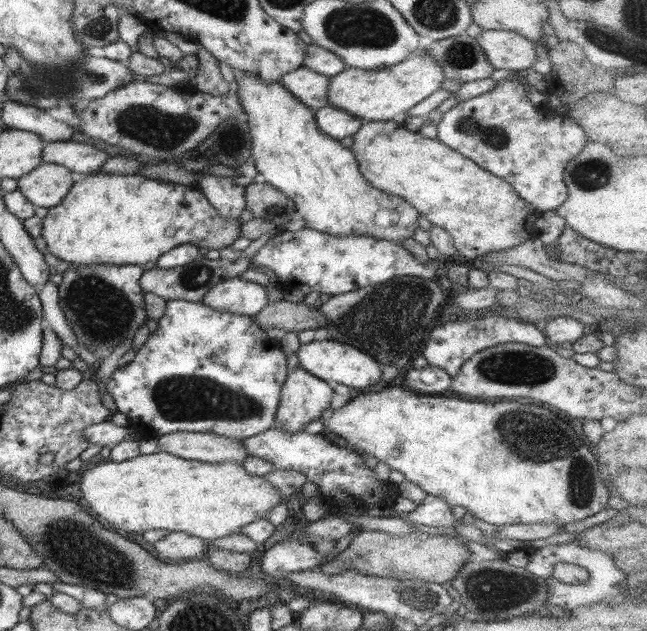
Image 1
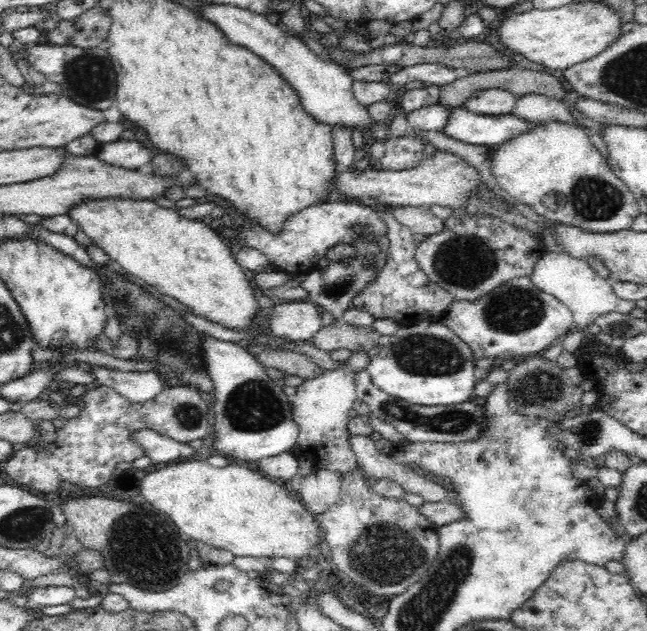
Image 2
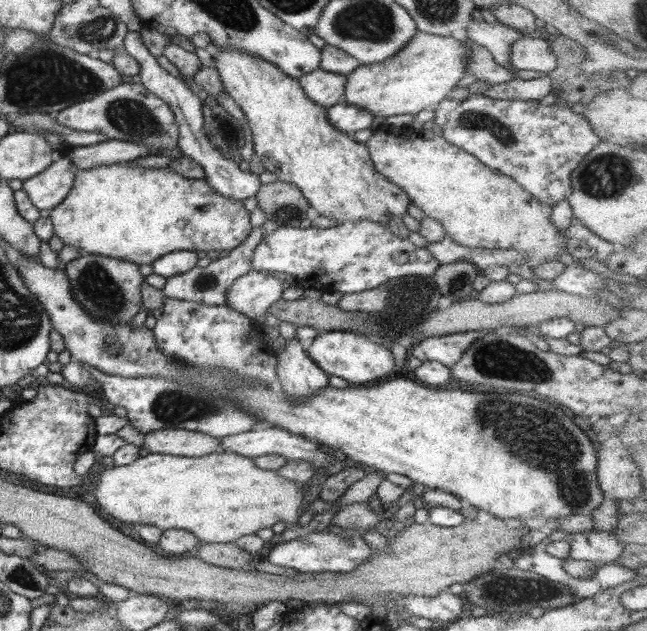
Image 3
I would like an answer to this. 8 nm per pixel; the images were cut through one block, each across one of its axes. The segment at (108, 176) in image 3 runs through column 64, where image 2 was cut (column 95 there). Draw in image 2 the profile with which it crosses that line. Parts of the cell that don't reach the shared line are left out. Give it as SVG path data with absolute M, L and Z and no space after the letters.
M104 198L104 200L84 200L84 202L80 202L80 204L76 204L76 206L72 206L70 210L68 210L67 216L72 219L72 221L76 222L78 229L84 232L92 241L94 241L94 245L96 247L102 249L112 260L122 267L126 271L126 273L131 274L132 276L136 276L140 280L143 280L147 285L153 286L161 292L162 294L166 294L166 296L171 296L178 300L178 302L182 302L188 308L190 308L194 314L198 316L203 316L208 320L212 320L216 322L216 324L220 324L220 326L224 326L226 328L236 328L238 330L242 330L242 328L246 328L246 330L256 329L257 323L254 321L254 317L256 316L256 312L262 310L258 308L258 299L256 299L256 295L254 295L254 288L252 286L252 279L246 276L245 271L242 270L242 267L236 263L234 251L224 243L224 240L220 238L219 234L215 230L215 224L210 222L209 220L188 220L188 218L184 218L184 216L180 216L177 212L178 210L170 210L170 208L162 208L154 202L153 200L125 200L124 198Z

